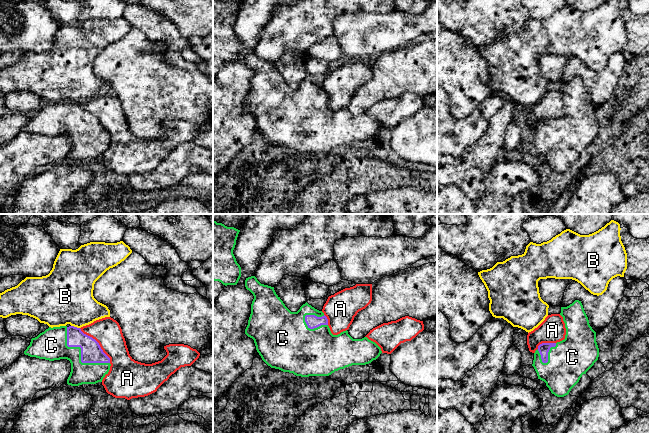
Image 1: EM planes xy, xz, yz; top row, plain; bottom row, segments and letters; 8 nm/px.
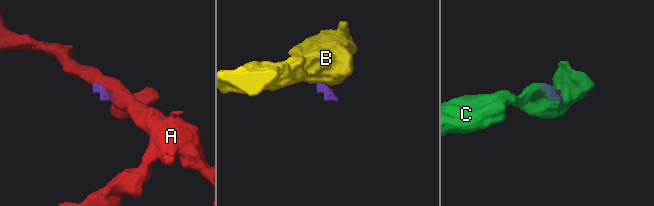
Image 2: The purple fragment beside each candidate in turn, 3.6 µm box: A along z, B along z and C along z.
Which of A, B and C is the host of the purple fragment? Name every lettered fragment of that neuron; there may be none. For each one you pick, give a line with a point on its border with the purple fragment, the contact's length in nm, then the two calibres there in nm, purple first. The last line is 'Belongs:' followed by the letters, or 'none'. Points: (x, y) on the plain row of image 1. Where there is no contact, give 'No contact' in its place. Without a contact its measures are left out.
C: Touches purple at xy (81, 129). Shared border 460 nm. Thickness 170 nm (purple) against 240 nm
Belongs: C

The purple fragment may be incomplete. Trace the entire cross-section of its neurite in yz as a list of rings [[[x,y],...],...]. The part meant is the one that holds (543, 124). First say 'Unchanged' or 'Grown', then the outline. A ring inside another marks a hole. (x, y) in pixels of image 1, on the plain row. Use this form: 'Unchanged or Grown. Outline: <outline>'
Grown. Outline: [[[581,77],[561,83],[560,91],[565,99],[565,115],[540,120],[532,142],[552,170],[564,173],[598,136],[599,124],[596,108],[589,100]]]

